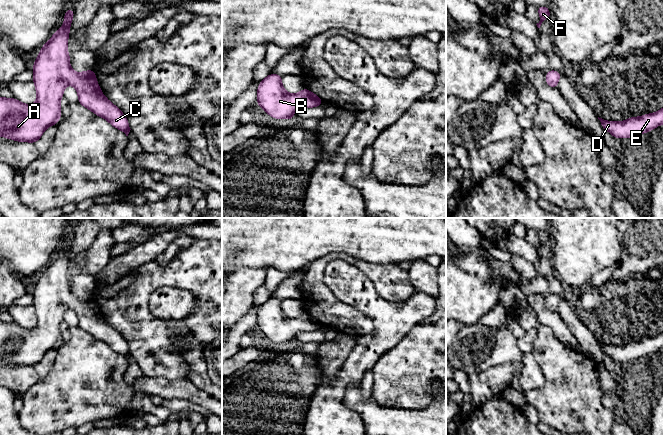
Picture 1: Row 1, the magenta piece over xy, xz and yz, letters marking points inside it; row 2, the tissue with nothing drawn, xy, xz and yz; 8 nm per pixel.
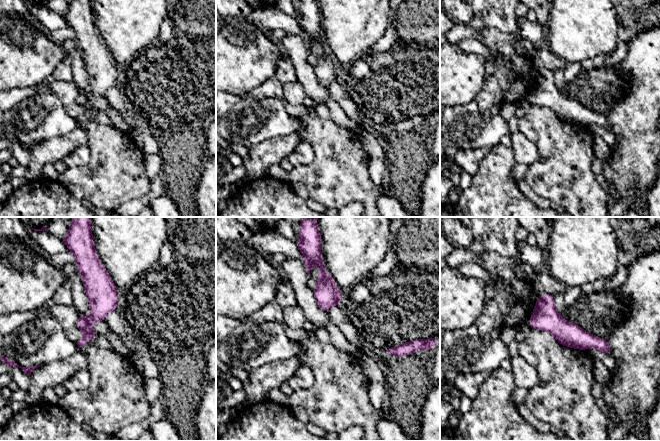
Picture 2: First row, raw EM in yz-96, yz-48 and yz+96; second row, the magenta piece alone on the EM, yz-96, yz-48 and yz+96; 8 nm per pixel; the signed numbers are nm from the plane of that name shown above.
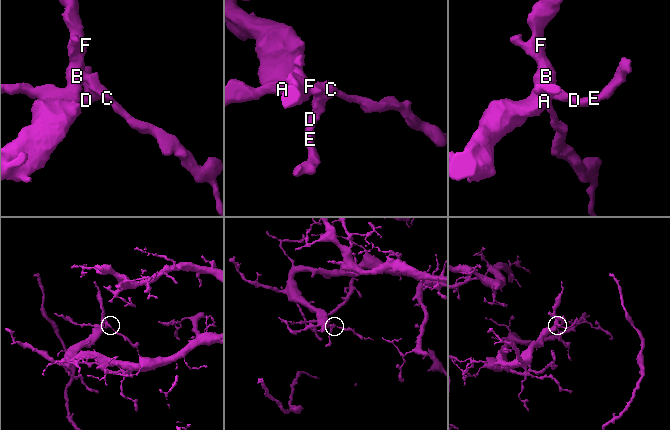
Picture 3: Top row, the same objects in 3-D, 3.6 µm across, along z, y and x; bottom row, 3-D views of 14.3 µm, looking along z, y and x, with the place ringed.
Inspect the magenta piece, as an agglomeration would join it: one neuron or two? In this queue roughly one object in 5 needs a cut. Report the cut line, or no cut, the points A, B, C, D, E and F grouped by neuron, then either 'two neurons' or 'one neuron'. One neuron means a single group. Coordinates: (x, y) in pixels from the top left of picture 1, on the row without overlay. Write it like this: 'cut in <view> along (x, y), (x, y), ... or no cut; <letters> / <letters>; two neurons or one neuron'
no cut; A B C D E F; one neuron

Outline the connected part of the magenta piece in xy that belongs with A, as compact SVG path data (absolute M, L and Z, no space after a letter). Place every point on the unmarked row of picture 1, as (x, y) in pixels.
M69 232L64 238L64 249L56 254L52 262L41 271L34 290L33 307L36 312L37 324L27 329L15 322L0 321L0 360L17 366L35 367L41 362L47 351L56 349L60 344L62 333L60 324L70 307L78 316L78 326L91 334L97 340L106 343L113 351L123 355L126 360L130 356L127 342L122 335L112 328L102 317L97 307L94 293L76 297L69 289L70 279L67 275L70 249L74 241L74 232Z

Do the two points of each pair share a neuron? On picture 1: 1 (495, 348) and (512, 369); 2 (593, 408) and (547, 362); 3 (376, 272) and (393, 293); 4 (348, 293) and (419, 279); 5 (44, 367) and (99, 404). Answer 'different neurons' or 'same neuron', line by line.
1: different neurons
2: same neuron
3: same neuron
4: different neurons
5: different neurons

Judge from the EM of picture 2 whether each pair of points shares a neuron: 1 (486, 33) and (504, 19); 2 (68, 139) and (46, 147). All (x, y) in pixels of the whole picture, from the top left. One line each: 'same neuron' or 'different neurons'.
1: different neurons
2: same neuron

